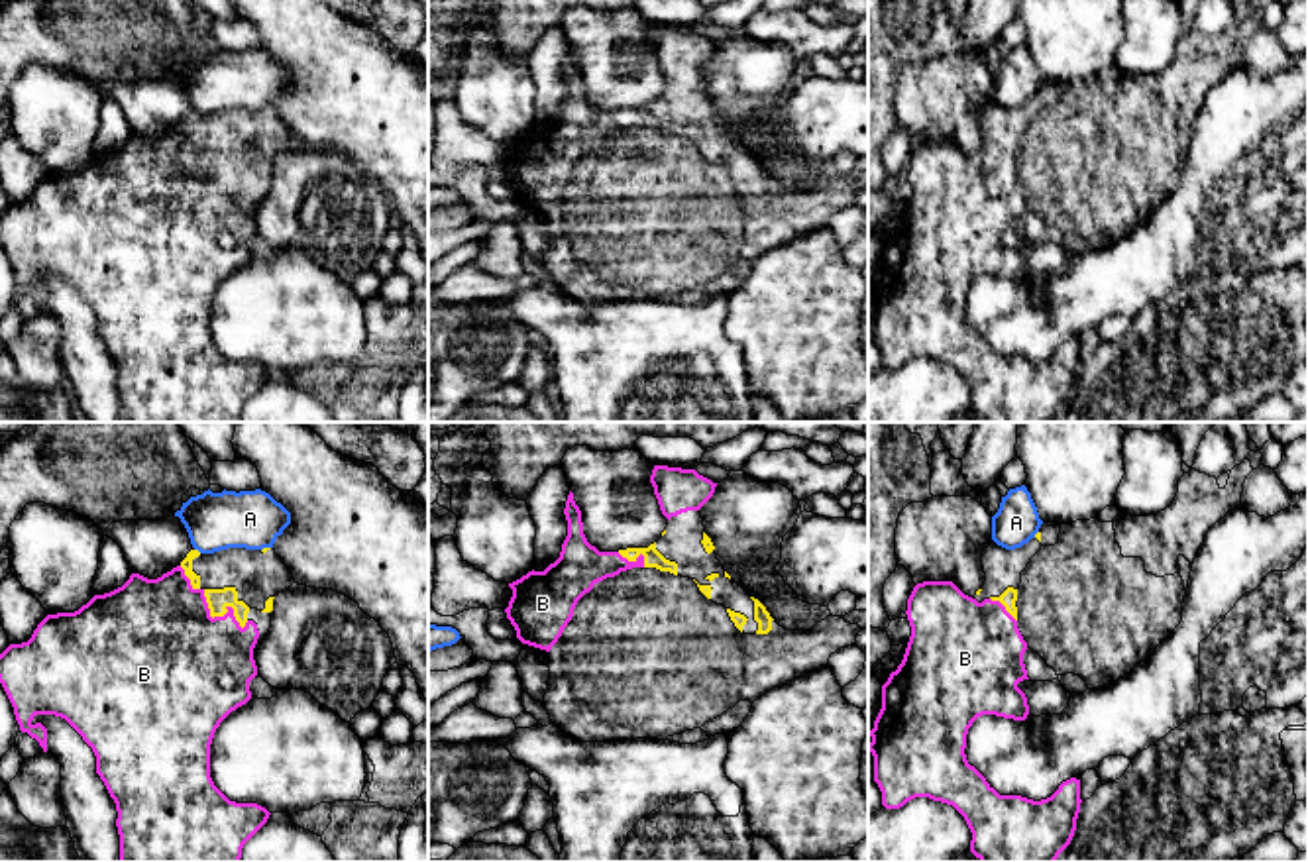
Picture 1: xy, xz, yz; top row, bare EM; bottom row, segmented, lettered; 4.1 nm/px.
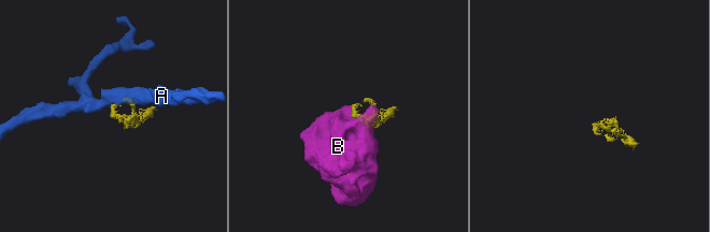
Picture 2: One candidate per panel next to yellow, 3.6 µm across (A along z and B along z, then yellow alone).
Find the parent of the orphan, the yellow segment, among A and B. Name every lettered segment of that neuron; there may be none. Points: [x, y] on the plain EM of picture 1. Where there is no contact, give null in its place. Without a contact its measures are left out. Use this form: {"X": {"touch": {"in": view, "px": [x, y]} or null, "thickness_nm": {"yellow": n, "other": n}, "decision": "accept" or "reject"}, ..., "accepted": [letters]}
{"A": {"touch": {"in": "xy", "px": [197, 110]}, "thickness_nm": {"yellow": 50, "other": 240}, "decision": "reject"}, "B": {"touch": {"in": "xy", "px": [220, 175]}, "thickness_nm": {"yellow": 90, "other": 460}, "decision": "accept"}, "accepted": ["B"]}

